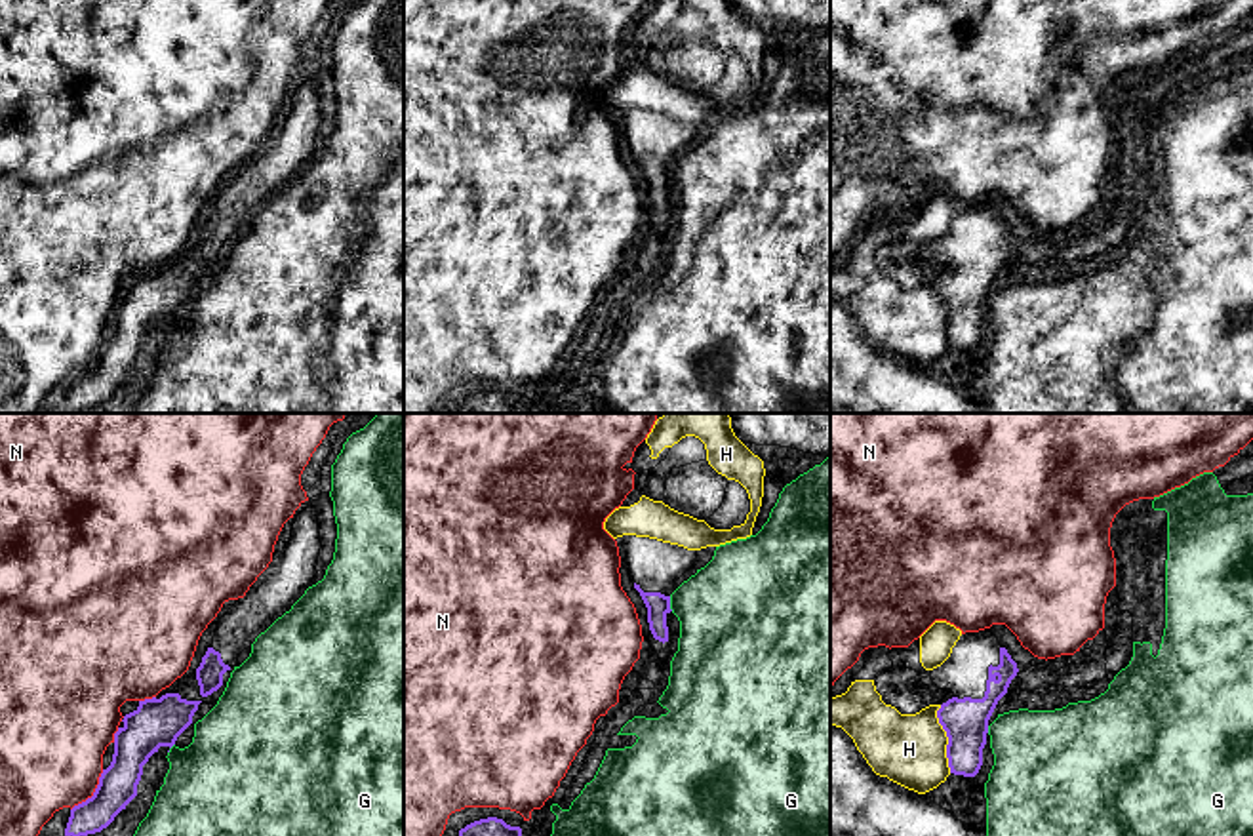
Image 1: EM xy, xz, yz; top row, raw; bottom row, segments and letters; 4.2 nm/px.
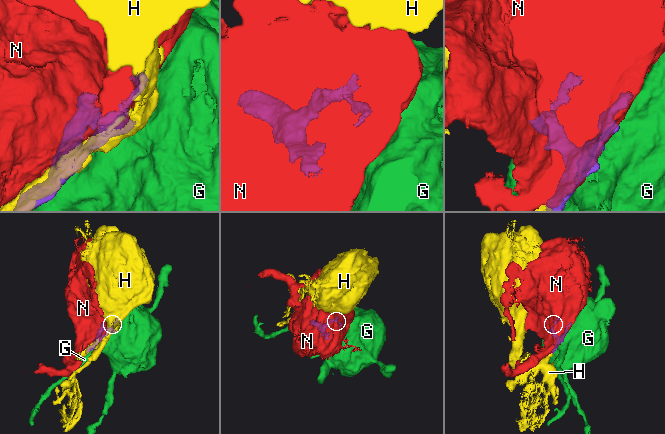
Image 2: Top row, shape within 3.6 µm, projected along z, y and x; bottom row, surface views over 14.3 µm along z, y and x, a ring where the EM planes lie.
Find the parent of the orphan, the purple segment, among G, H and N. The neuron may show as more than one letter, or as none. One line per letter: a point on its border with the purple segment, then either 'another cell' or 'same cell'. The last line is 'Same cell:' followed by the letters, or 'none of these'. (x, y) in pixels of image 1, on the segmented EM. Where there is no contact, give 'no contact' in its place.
G: contact xz (669, 604); another cell
H: contact yz (949, 739); another cell
N: contact xy (94, 793); another cell
Same cell: none of these

